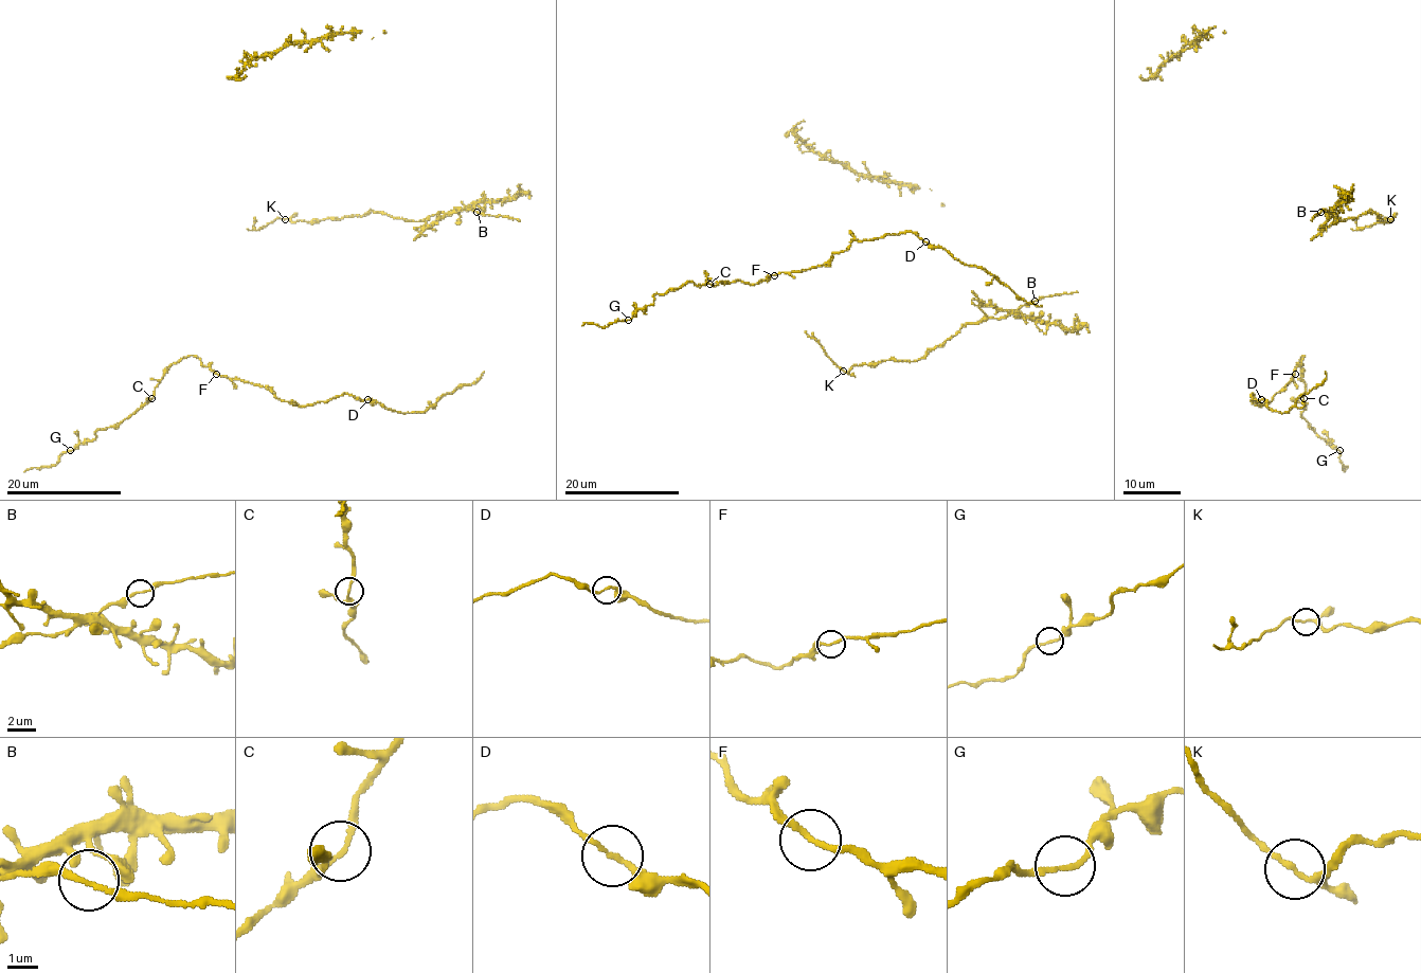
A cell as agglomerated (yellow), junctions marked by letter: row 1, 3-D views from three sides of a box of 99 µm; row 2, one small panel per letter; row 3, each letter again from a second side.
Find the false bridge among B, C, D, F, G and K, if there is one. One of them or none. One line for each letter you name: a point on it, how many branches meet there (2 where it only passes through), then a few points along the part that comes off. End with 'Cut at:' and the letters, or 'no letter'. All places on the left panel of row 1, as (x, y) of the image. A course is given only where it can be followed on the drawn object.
Cut at: no letter

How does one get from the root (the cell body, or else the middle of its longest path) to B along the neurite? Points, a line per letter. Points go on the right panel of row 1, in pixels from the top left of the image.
B: (1384, 221), (1381, 216), (1371, 212), (1342, 221), (1337, 213), (1320, 212)

